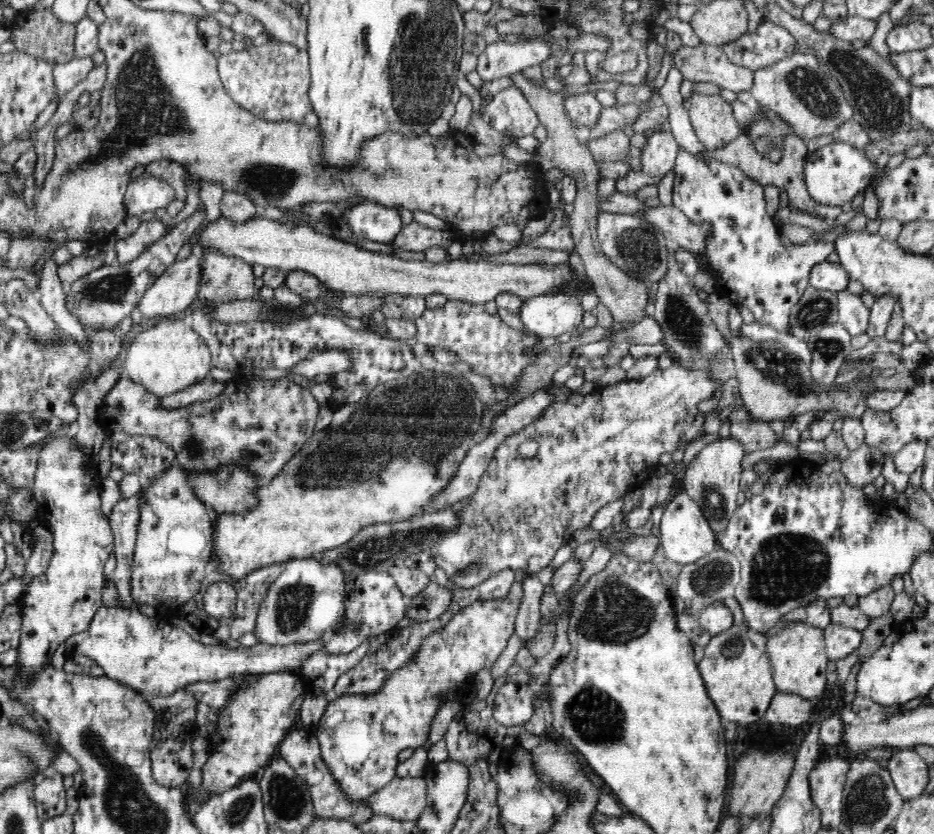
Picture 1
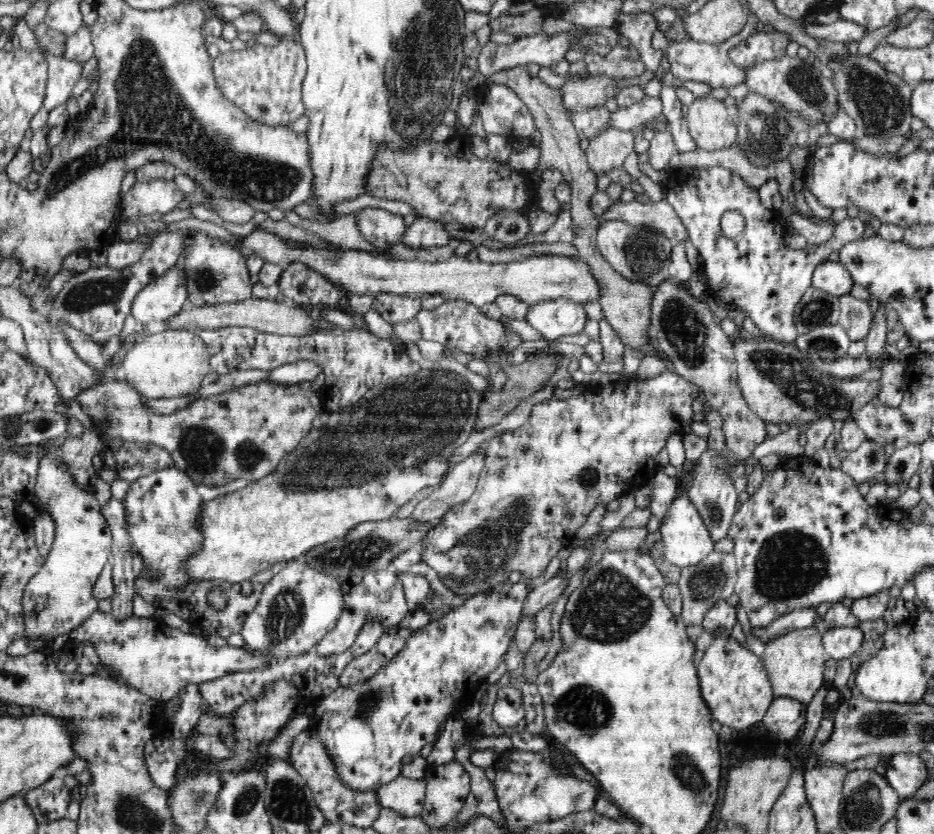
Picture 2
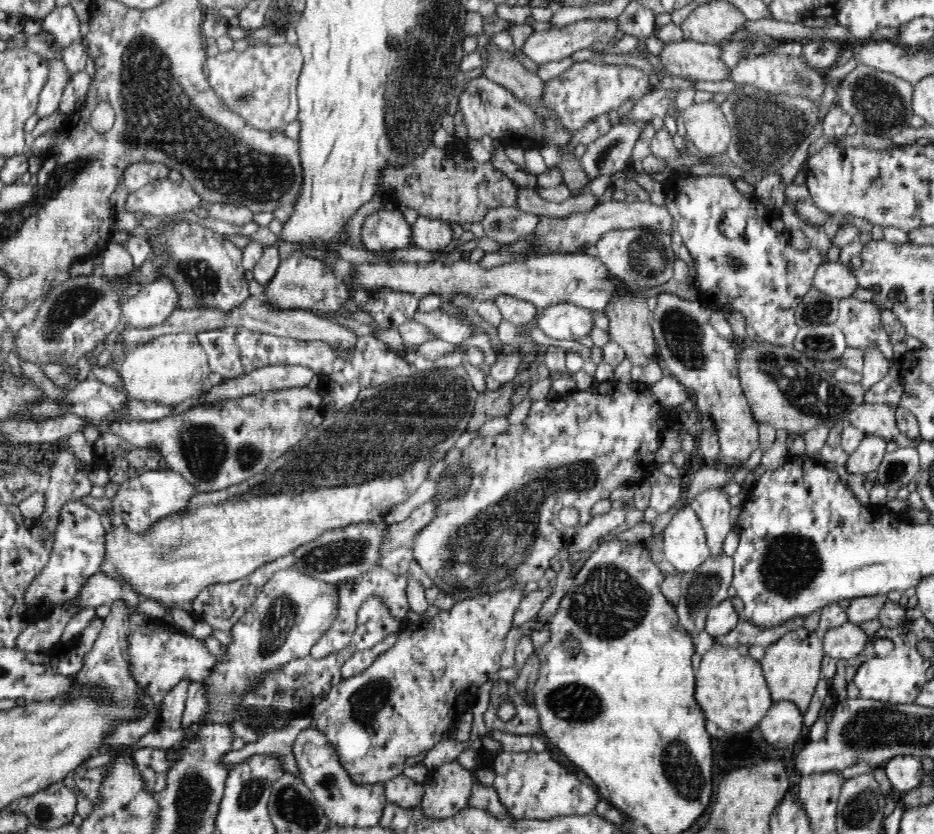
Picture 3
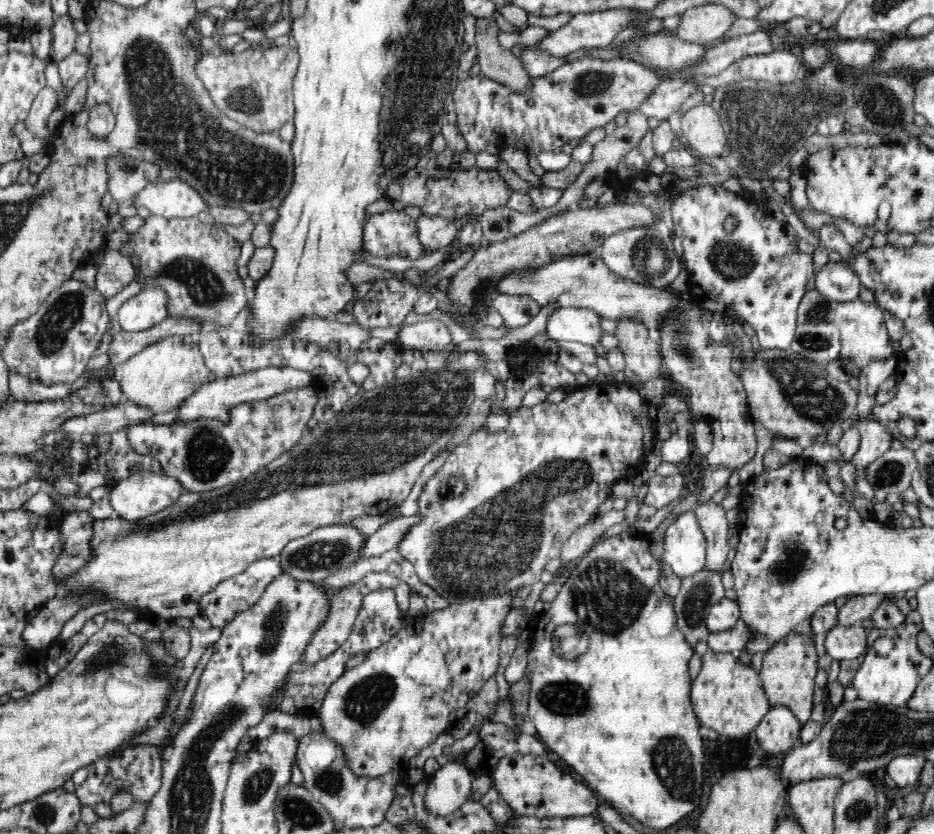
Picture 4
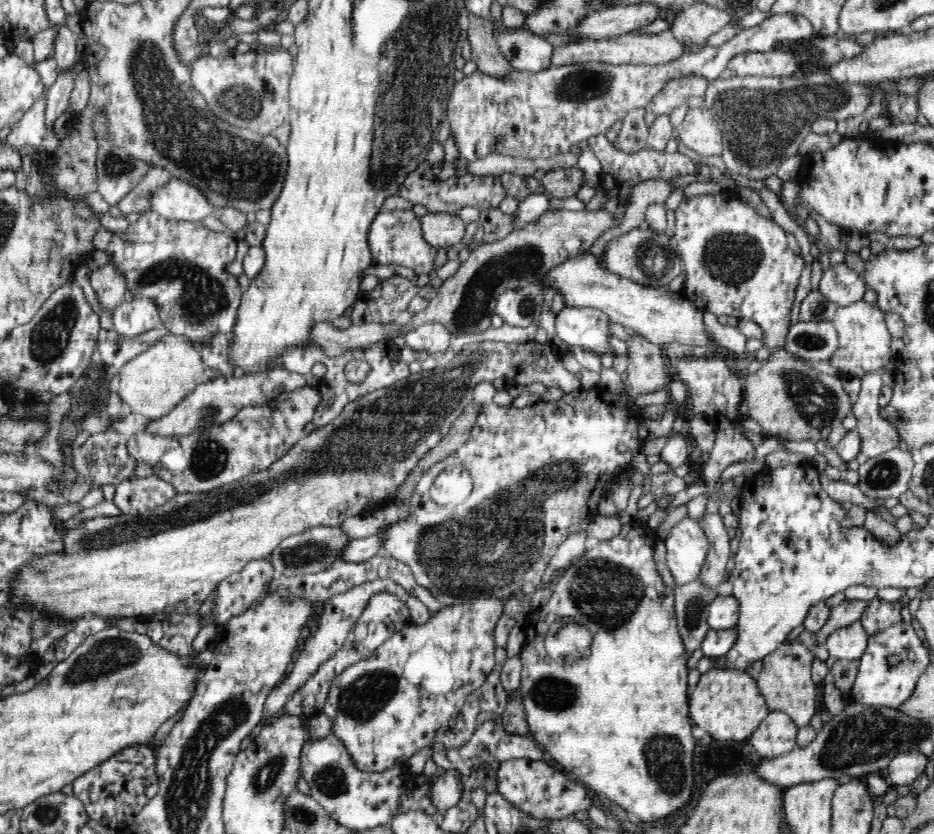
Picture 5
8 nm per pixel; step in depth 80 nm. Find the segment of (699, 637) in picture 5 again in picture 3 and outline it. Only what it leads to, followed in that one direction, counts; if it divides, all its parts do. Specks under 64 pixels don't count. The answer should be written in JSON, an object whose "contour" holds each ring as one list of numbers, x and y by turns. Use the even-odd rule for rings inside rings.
{"contour":[[724,554,722,556,709,556,706,562,700,564,696,570,684,572,682,580,680,580,681,595,678,604,675,606,680,628,689,635,705,630,709,610,728,599,728,588,730,588,732,581,733,557]]}

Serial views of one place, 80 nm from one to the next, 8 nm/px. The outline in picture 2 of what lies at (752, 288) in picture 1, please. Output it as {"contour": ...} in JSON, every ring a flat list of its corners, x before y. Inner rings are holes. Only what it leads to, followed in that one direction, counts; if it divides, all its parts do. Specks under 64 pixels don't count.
{"contour":[[686,166,681,171,682,177,668,186,665,200,674,207,682,224,686,226,692,246,702,257,702,274,706,279,705,286,709,297,720,299,733,309,740,309,746,313,746,317,750,317,755,326,766,336,766,340,792,343,798,336,798,329,794,324,795,308,806,290,810,288,814,270,820,264,827,262,832,252,840,251,848,241,862,238,865,231,863,221,859,217,840,219,833,236,826,243,806,244,802,249,793,250,786,237,787,228,782,218,774,210,762,204,757,189,746,186,741,176,721,166,710,169],[727,210,738,210,744,216,746,226,744,238,738,242,726,238,722,233,720,218]]}

